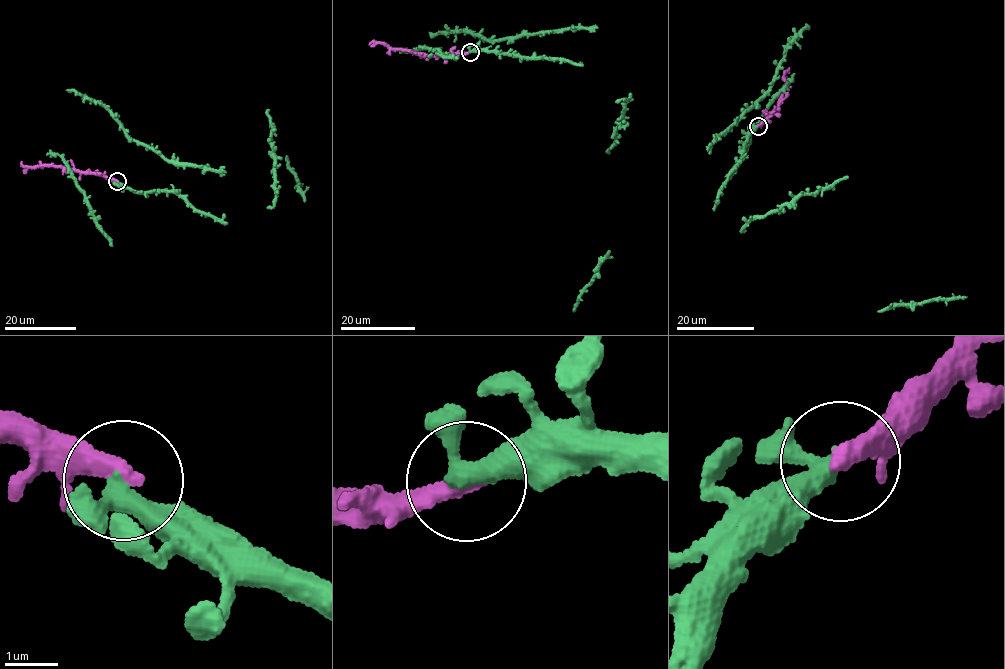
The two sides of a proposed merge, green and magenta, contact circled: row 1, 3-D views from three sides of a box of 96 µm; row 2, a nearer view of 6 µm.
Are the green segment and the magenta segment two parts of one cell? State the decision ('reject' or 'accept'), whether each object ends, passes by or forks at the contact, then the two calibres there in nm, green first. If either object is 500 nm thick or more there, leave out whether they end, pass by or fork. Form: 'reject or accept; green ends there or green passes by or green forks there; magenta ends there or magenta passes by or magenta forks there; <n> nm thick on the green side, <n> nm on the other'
accept; green passes by; magenta ends there; 320 nm thick on the green side, 400 nm on the other

